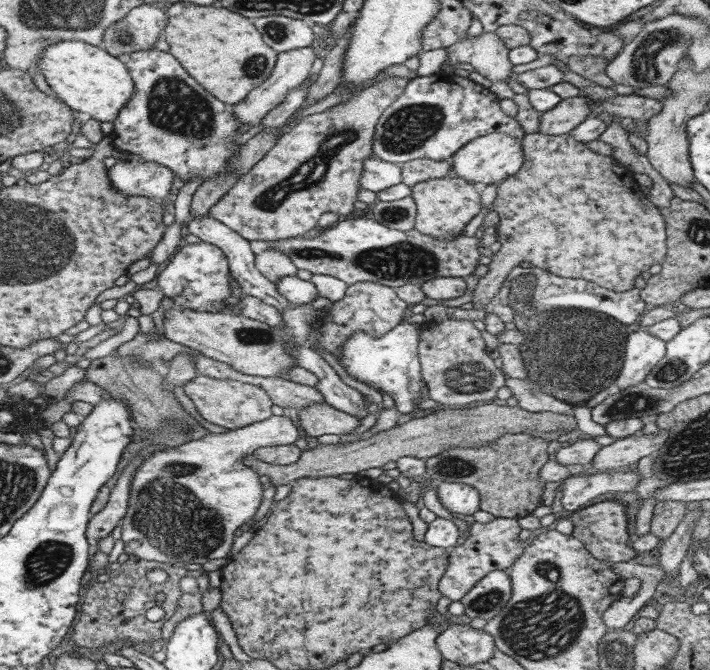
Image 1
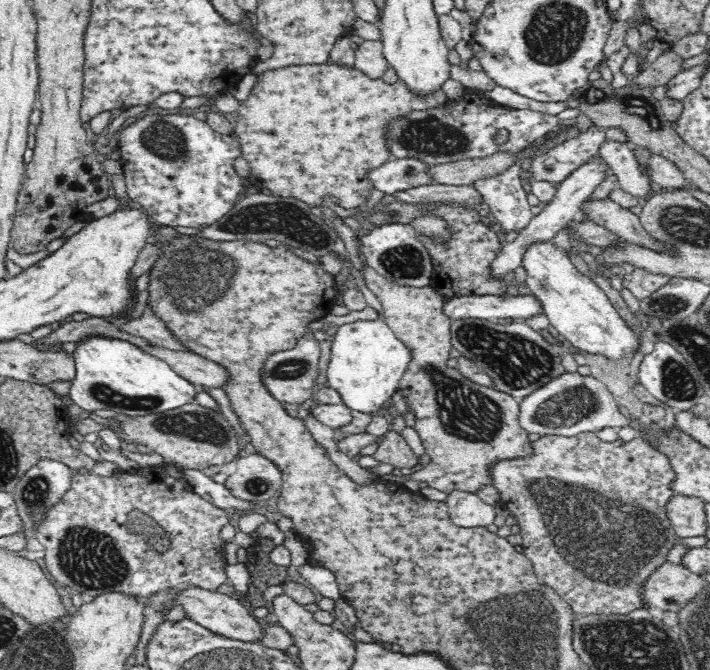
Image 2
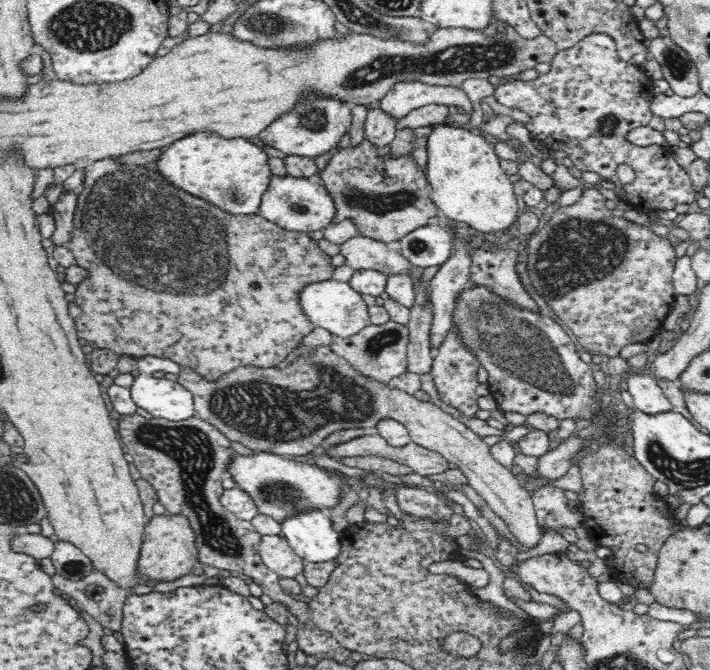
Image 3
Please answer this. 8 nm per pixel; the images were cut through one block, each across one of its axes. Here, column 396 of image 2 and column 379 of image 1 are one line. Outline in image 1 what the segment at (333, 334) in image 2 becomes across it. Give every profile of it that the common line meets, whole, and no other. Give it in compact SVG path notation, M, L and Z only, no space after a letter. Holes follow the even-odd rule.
M400 322L381 336L356 330L344 342L342 354L340 354L340 358L336 359L351 378L359 380L359 382L374 388L381 394L382 392L393 394L393 406L401 415L421 416L427 411L416 408L413 402L422 400L420 398L422 378L420 377L417 356L417 345L422 325L420 323Z

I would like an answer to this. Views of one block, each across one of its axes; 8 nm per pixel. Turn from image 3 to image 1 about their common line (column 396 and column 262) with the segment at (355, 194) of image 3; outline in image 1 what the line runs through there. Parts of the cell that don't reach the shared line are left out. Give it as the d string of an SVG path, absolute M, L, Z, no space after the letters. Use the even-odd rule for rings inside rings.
M384 77L382 80L374 82L371 86L352 92L349 99L340 102L332 108L325 109L325 111L314 113L302 117L297 124L289 129L289 132L282 134L275 144L245 173L237 179L237 182L231 186L231 188L221 197L219 200L209 208L207 215L215 220L218 220L221 224L224 224L227 228L230 228L232 232L235 232L238 236L241 236L244 240L249 241L281 241L287 240L287 238L299 238L308 236L317 229L317 220L323 212L331 211L335 212L338 216L349 216L353 209L353 202L355 202L358 190L360 186L358 182L360 180L360 174L363 170L362 162L367 158L373 156L372 154L372 134L375 128L375 123L382 113L384 108L389 107L395 100L403 93L404 87L408 83L407 78L400 77Z

